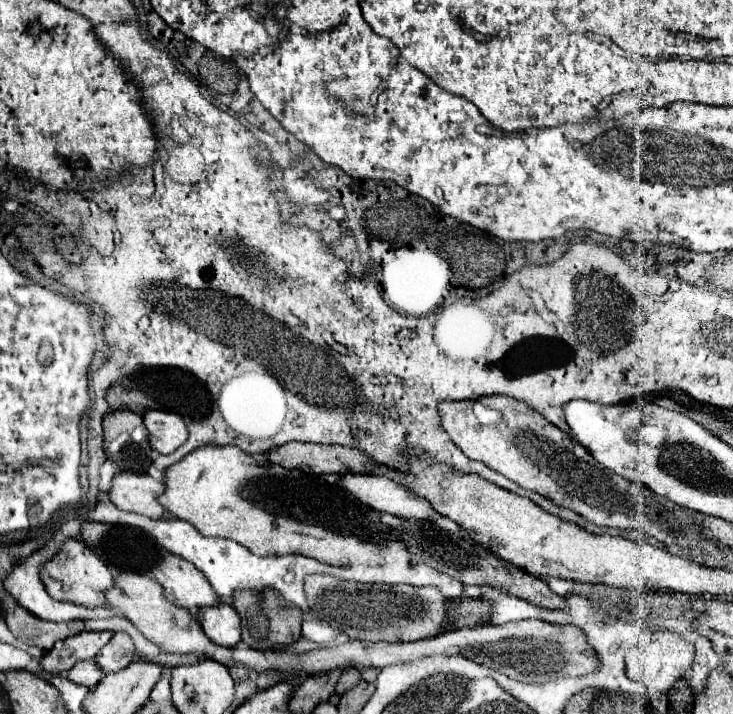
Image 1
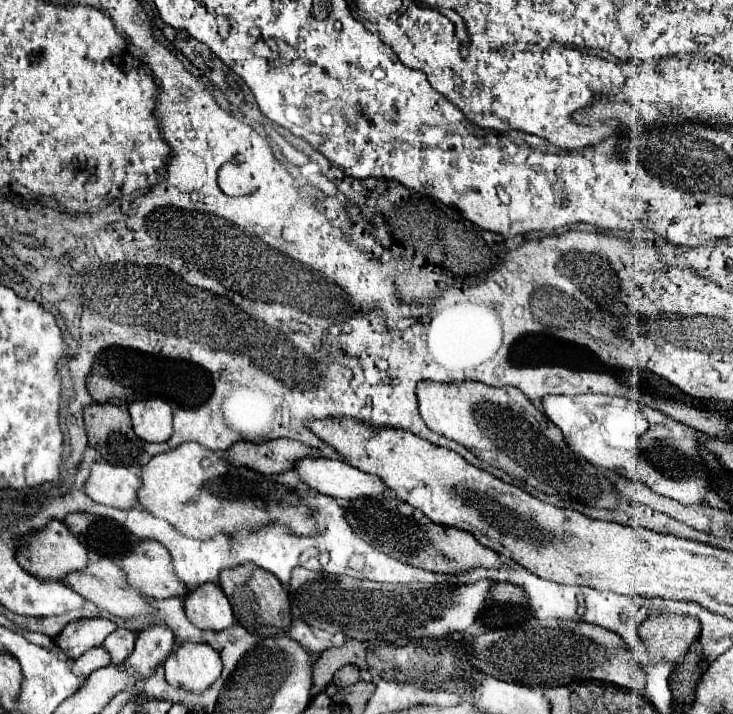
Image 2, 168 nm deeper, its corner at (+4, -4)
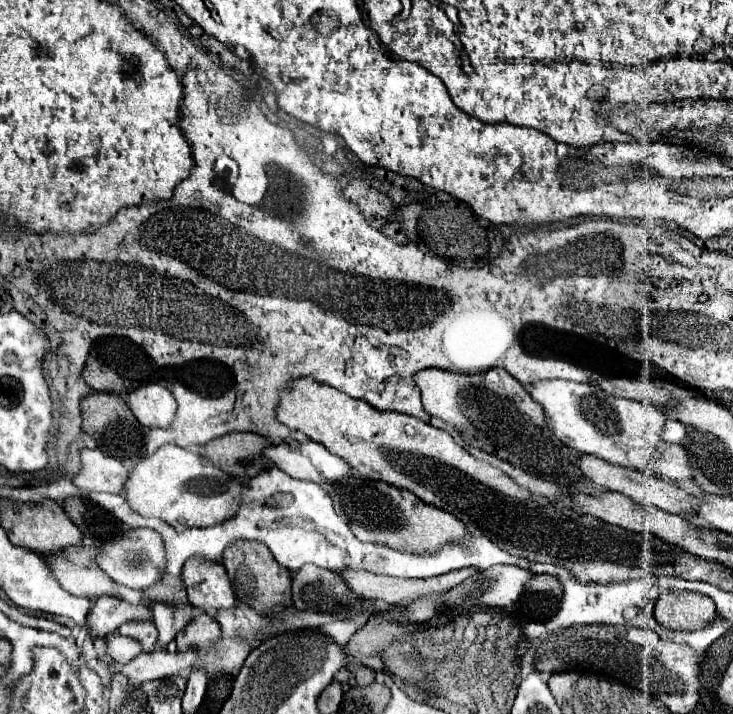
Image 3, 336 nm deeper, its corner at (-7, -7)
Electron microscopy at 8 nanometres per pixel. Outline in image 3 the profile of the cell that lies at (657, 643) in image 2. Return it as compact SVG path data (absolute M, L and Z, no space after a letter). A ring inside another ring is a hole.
M667 590L655 606L657 622L669 630L699 630L717 616L715 602L699 592Z

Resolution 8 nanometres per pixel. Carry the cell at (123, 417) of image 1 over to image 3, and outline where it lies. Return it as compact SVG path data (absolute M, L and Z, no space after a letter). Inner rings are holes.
M91 392L81 400L81 416L83 424L81 428L93 436L97 442L97 448L121 462L137 462L143 452L145 444L145 430L143 426L135 420L131 408L127 406L127 400L119 394L109 394L109 392Z

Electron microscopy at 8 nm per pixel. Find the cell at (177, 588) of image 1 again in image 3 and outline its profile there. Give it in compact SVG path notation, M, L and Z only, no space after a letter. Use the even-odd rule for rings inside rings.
M131 528L123 532L117 538L111 538L99 546L99 554L95 556L95 562L99 568L117 584L123 584L127 588L143 590L159 582L163 570L165 570L165 548L163 540L155 530L149 528Z

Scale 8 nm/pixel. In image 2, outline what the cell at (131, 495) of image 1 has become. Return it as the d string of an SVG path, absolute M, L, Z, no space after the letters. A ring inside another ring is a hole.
M94 463L92 473L84 485L84 491L88 493L90 499L94 499L100 505L108 507L118 507L118 509L132 509L138 505L138 493L140 489L140 477L134 475L130 469L122 465L110 465L110 463Z

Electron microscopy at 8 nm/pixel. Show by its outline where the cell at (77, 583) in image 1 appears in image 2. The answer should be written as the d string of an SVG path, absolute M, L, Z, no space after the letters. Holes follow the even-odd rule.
M50 521L44 531L24 537L24 543L20 545L16 557L26 573L32 573L34 577L40 577L44 581L64 581L68 573L76 573L88 567L88 551L60 521Z

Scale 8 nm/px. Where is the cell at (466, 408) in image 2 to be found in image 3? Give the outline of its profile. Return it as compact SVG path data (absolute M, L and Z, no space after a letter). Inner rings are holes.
M425 368L415 374L415 384L421 390L423 408L451 424L469 446L481 448L515 466L521 466L533 476L555 482L559 486L577 484L583 476L573 464L575 452L561 444L545 426L543 408L527 390L503 368L491 368L481 374L459 374L439 368Z

